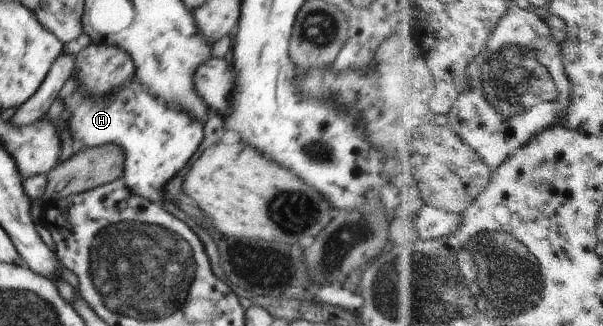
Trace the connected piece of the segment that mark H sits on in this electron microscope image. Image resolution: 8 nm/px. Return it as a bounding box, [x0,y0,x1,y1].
[57,72,203,202]

